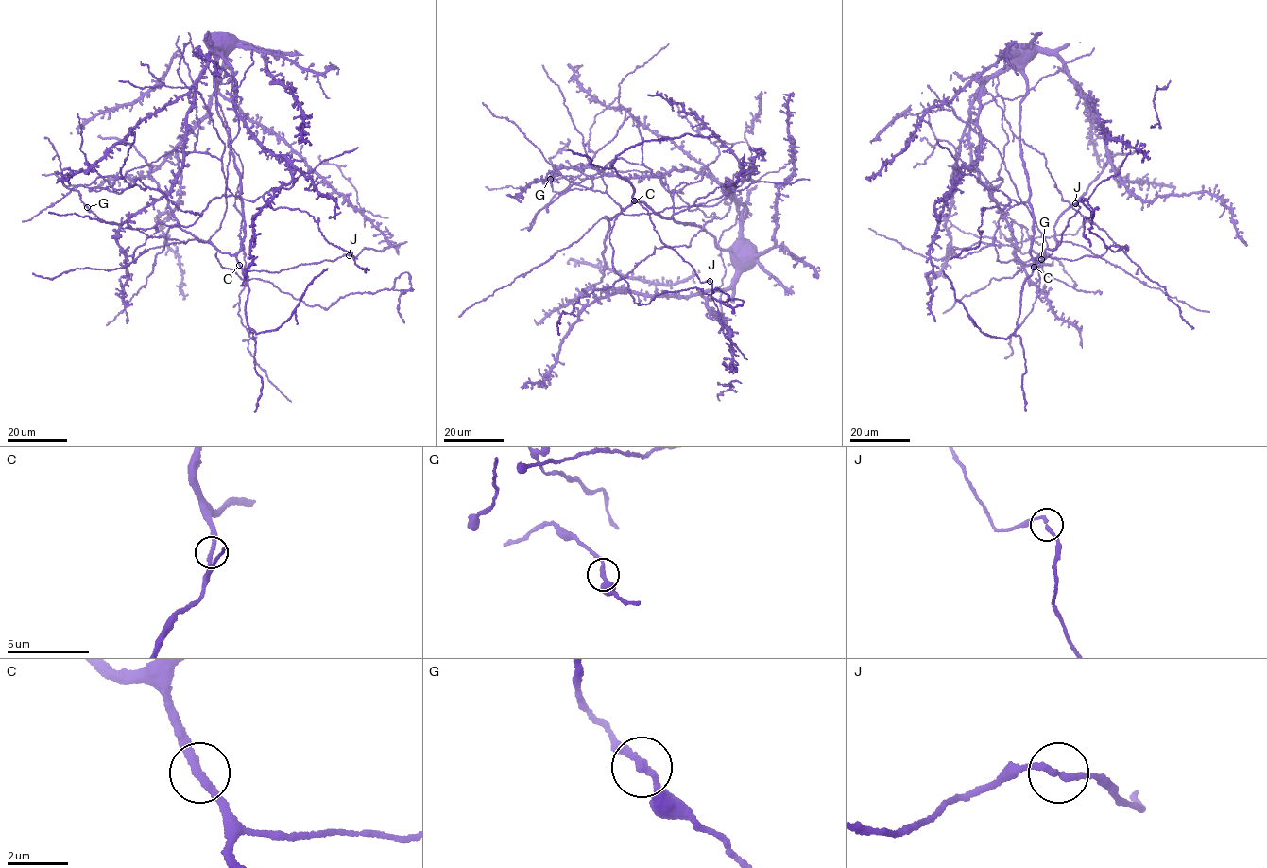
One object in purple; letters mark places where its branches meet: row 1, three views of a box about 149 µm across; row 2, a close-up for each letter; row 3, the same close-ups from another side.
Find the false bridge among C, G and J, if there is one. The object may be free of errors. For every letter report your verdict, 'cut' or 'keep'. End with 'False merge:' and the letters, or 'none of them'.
C: keep
G: keep
J: keep
False merge: none of them

